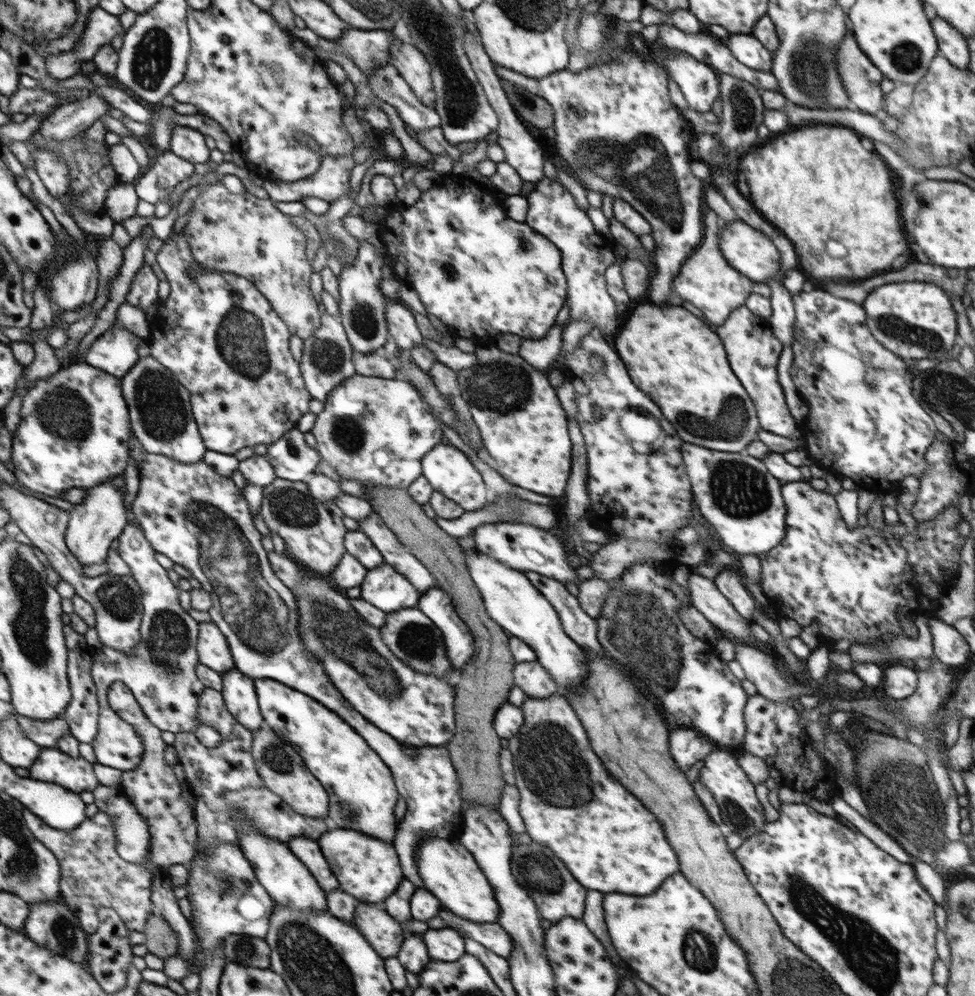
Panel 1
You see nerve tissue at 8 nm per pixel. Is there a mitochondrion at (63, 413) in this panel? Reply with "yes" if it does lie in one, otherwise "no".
yes

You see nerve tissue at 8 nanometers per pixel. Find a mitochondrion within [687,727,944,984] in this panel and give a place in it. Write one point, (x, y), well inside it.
(734, 814)

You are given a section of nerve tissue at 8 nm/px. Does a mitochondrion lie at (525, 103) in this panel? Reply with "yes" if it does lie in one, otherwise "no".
yes

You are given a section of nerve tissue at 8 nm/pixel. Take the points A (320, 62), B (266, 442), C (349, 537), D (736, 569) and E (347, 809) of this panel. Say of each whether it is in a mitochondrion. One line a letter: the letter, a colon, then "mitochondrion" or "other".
A: other
B: other
C: other
D: other
E: mitochondrion

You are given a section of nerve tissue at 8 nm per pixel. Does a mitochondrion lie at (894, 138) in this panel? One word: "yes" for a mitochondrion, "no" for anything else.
no

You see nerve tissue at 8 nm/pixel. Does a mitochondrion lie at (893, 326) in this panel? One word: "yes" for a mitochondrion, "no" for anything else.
yes

